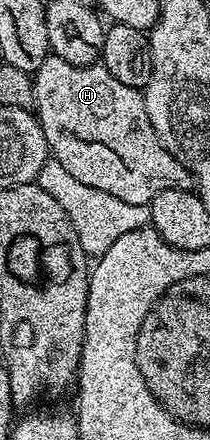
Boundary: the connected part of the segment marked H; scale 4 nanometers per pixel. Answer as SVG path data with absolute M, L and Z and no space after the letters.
M51 54L34 71L32 79L32 108L44 130L51 157L58 160L77 182L112 194L122 202L144 205L150 205L152 198L156 198L156 194L164 194L164 190L191 187L190 171L163 146L156 130L152 130L152 122L146 113L145 95L139 89L124 86L124 82L112 78L101 62L77 68L64 62L64 58Z

